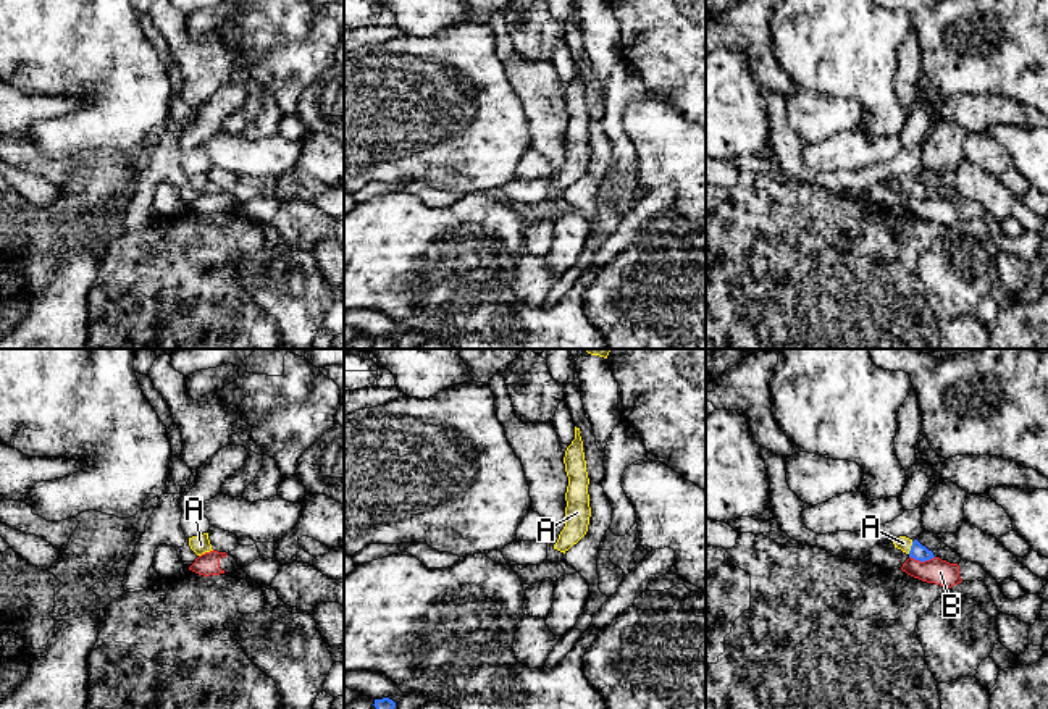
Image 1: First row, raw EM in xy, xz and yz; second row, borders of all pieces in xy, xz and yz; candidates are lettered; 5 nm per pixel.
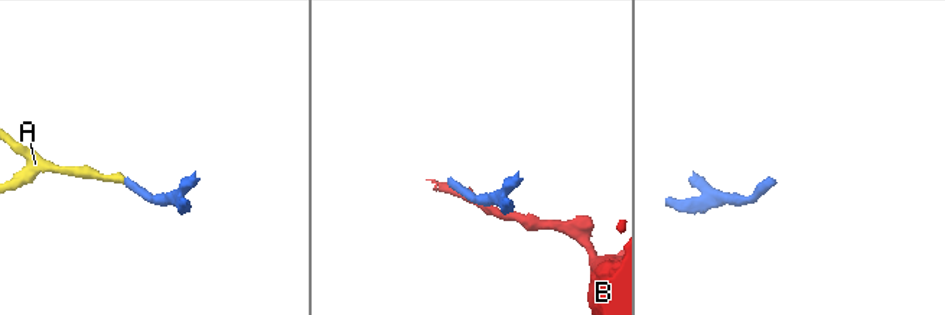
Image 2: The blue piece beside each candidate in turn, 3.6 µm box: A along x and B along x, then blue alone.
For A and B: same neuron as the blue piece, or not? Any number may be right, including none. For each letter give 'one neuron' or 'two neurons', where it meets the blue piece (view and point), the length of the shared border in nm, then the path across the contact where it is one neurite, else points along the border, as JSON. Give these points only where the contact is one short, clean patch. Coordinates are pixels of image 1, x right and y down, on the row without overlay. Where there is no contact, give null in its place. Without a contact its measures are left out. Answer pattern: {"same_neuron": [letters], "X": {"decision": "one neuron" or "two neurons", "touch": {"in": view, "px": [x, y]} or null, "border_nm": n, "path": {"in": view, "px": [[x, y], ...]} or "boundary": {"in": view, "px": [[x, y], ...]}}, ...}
{"same_neuron": ["A"], "A": {"decision": "one neuron", "touch": {"in": "yz", "px": [911, 186]}, "border_nm": 70, "path": {"in": "yz", "px": [[918, 189], [911, 186], [903, 181]]}}, "B": {"decision": "two neurons", "touch": {"in": "yz", "px": [922, 199]}, "border_nm": 130}}

